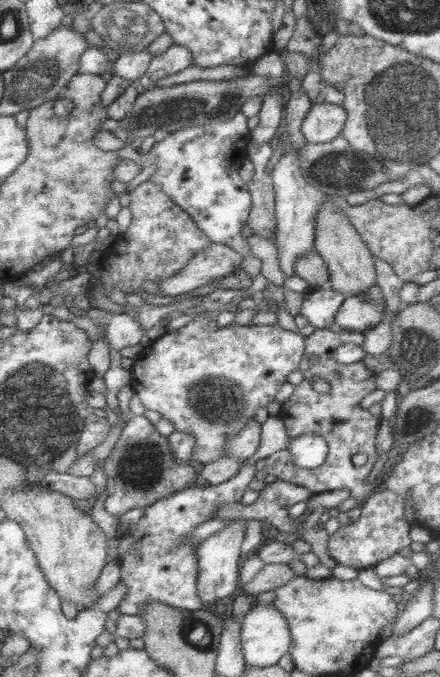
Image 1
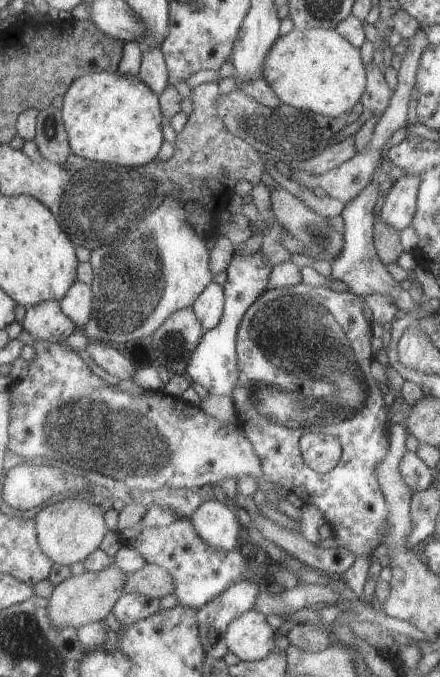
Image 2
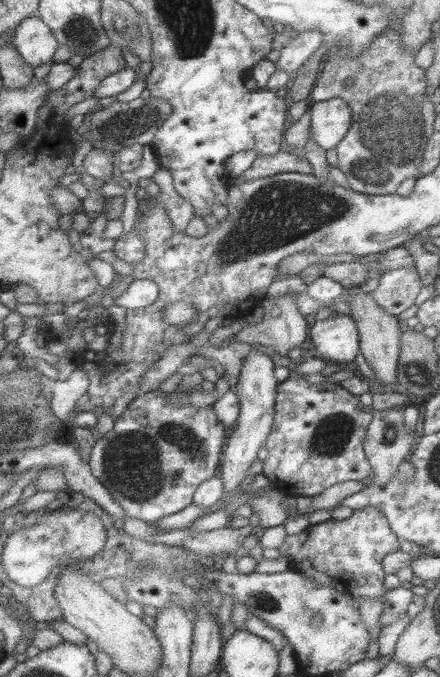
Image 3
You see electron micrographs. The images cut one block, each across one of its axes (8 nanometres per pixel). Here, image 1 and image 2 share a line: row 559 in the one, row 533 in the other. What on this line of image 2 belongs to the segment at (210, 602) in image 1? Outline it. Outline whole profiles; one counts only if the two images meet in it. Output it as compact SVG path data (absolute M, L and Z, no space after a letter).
M224 499L204 501L190 516L199 536L213 548L232 551L244 541L244 530L236 509Z

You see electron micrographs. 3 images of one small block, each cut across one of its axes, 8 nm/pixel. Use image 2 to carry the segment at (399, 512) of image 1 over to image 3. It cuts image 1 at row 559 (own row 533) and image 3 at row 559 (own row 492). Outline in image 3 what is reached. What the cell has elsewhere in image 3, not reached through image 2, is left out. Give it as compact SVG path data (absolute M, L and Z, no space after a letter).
M368 506L354 511L346 519L331 518L318 525L311 525L301 534L287 535L278 550L281 556L294 558L290 563L291 568L307 578L315 579L320 585L335 587L340 593L353 596L356 601L359 598L377 598L385 604L389 590L385 589L387 573L384 559L399 548L401 538L392 529L386 514L380 508Z

